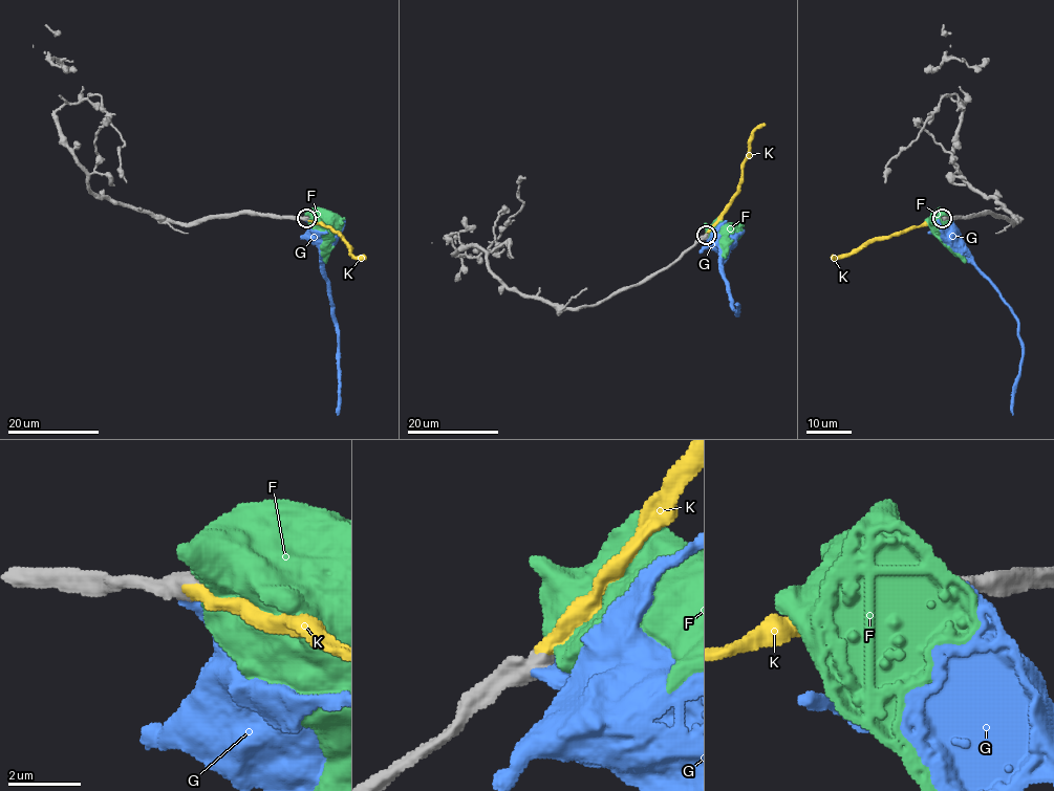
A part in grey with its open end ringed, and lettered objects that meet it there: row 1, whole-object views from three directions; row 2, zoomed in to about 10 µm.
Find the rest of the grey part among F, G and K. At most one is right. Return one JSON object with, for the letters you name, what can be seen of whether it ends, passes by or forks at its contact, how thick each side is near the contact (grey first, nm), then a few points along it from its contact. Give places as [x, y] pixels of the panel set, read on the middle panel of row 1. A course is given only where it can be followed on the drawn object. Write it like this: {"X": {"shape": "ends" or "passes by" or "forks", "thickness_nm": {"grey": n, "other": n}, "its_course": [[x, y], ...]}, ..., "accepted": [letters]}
{"K": {"shape": "ends", "thickness_nm": {"grey": 600, "other": 420}, "its_course": [[706, 236], [738, 190], [741, 163], [748, 152], [752, 132], [766, 124]]}, "accepted": ["K"]}

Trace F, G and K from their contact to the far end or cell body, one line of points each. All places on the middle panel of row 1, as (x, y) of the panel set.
F: (707, 235), (715, 229), (729, 232)
G: (706, 238), (721, 239), (722, 243)
K: (706, 236), (738, 190), (741, 163), (748, 152), (752, 132), (766, 124)

